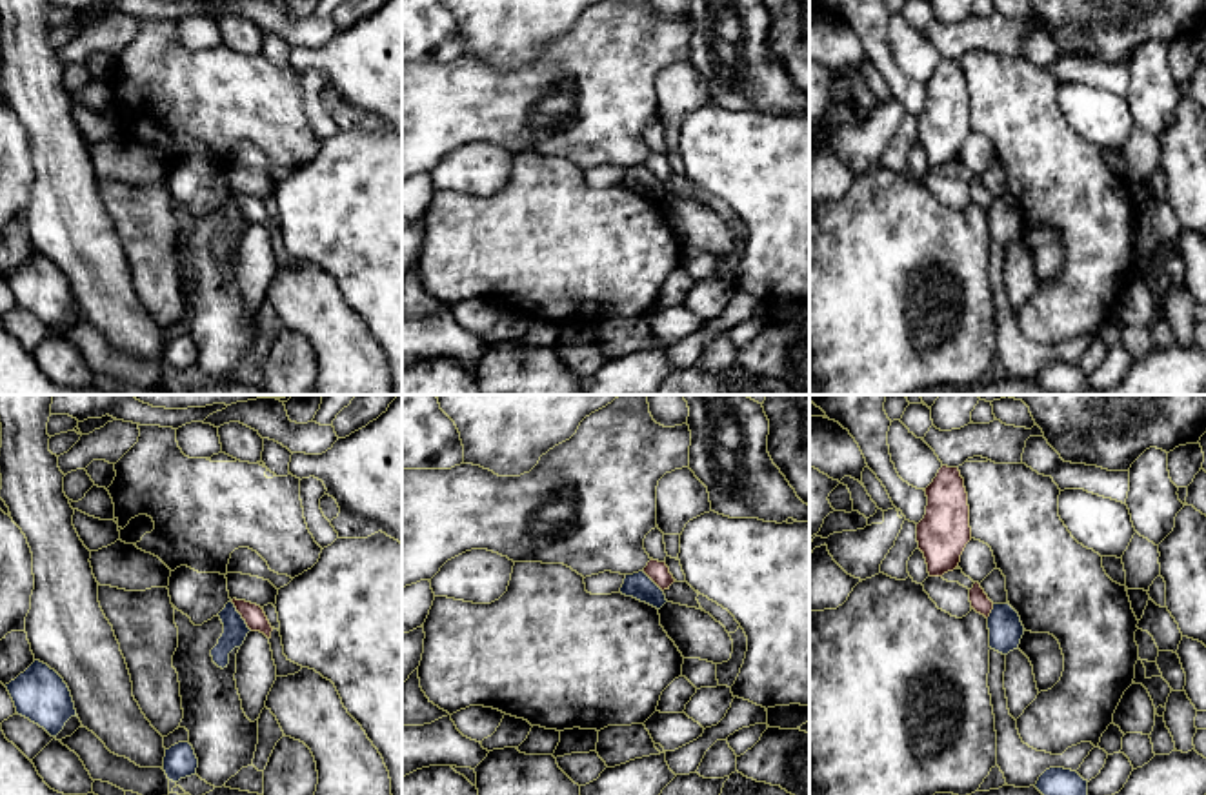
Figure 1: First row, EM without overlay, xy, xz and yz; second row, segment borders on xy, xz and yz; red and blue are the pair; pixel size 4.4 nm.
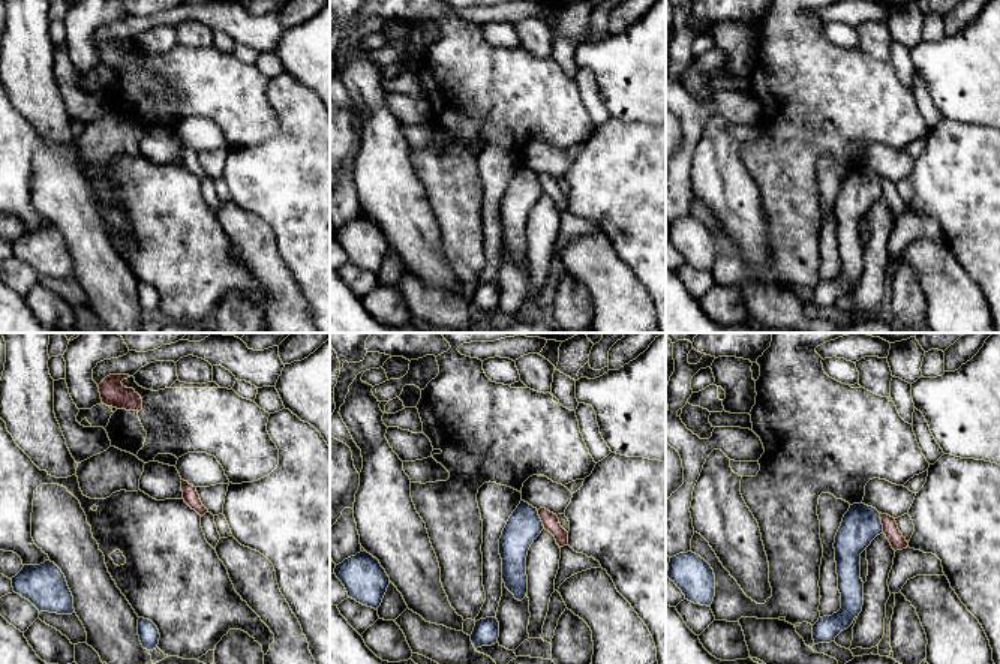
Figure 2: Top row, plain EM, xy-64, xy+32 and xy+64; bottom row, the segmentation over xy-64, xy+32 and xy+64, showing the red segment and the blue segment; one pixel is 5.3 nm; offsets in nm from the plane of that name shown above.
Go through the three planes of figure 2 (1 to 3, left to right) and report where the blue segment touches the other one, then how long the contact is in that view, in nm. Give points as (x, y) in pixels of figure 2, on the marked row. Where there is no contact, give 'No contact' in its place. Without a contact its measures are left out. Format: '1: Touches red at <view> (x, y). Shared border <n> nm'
1: No contact
2: Touches red at xy+32 (540, 517). Shared border 120 nm
3: Touches red at xy+64 (882, 522). Shared border 110 nm

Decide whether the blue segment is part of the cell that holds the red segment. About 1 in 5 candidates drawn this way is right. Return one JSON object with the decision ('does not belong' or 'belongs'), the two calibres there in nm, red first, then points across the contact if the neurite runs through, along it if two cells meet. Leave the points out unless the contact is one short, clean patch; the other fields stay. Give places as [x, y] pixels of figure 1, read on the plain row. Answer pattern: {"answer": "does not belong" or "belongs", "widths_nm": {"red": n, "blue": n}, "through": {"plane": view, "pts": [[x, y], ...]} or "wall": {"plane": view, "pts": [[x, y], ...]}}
{"answer": "does not belong", "widths_nm": {"red": 90, "blue": 110}, "wall": {"plane": "xy", "pts": [[230, 193], [251, 222]]}}

